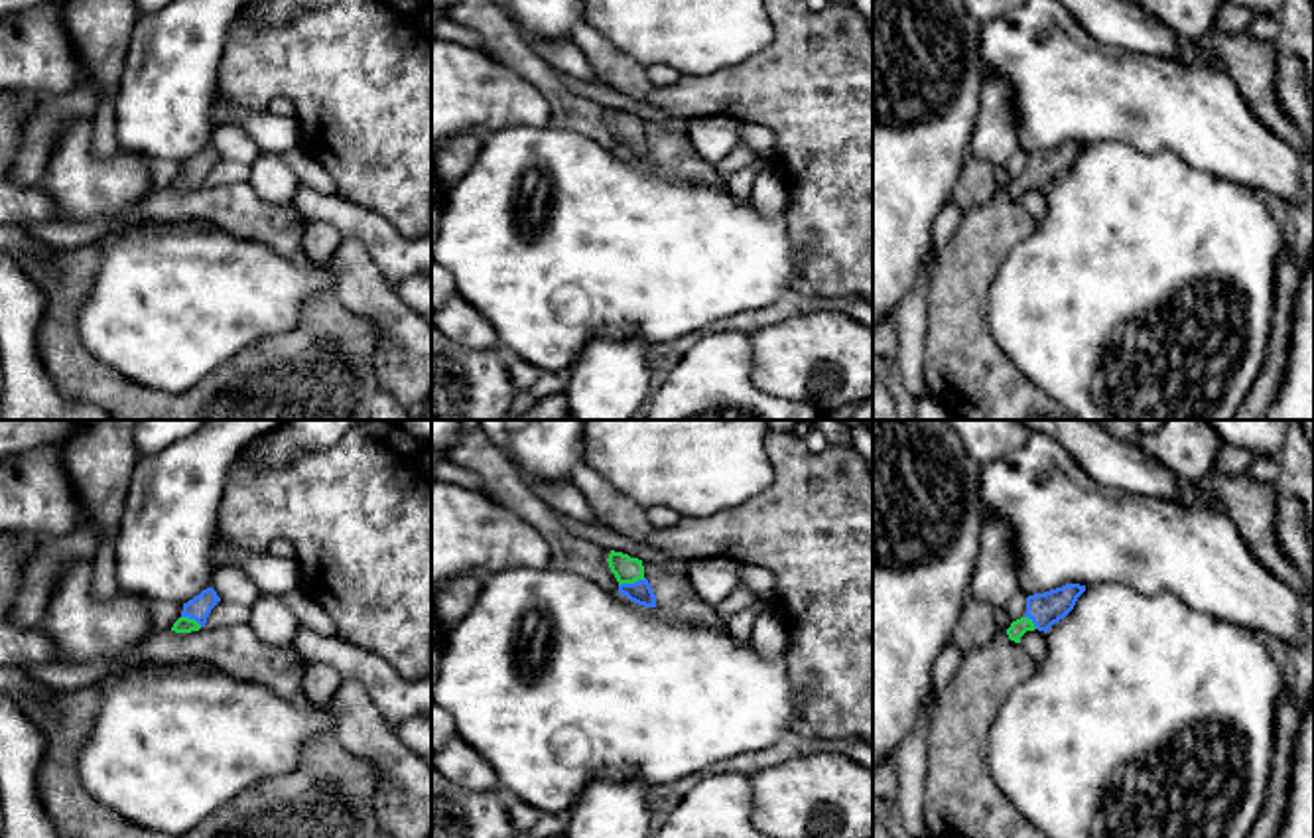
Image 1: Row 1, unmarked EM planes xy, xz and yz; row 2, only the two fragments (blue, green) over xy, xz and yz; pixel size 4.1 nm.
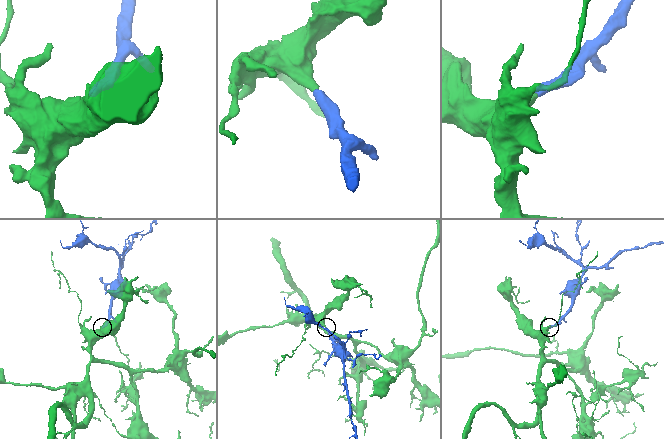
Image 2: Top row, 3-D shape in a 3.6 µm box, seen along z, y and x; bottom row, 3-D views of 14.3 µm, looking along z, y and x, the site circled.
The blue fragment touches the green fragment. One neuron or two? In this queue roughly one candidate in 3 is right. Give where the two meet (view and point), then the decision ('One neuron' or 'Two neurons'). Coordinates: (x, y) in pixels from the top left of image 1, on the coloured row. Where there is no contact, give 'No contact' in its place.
Touches blue at xz (631, 584). One neuron

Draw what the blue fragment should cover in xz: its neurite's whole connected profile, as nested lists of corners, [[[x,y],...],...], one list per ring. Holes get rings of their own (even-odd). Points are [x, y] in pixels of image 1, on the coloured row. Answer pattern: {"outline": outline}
{"outline": [[[611,550],[607,562],[619,582],[619,594],[638,605],[656,607],[656,595],[644,578],[642,560]]]}

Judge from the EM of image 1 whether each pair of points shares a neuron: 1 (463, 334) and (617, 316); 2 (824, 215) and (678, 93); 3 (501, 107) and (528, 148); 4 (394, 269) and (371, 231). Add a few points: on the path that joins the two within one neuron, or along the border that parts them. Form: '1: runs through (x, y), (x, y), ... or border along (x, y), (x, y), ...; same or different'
1: border along (461, 296), (491, 326), (501, 344); different
2: runs through (824, 166), (753, 93), (727, 93); same
3: border along (548, 125), (505, 127), (487, 135); different
4: runs through (394, 259), (381, 241); same

